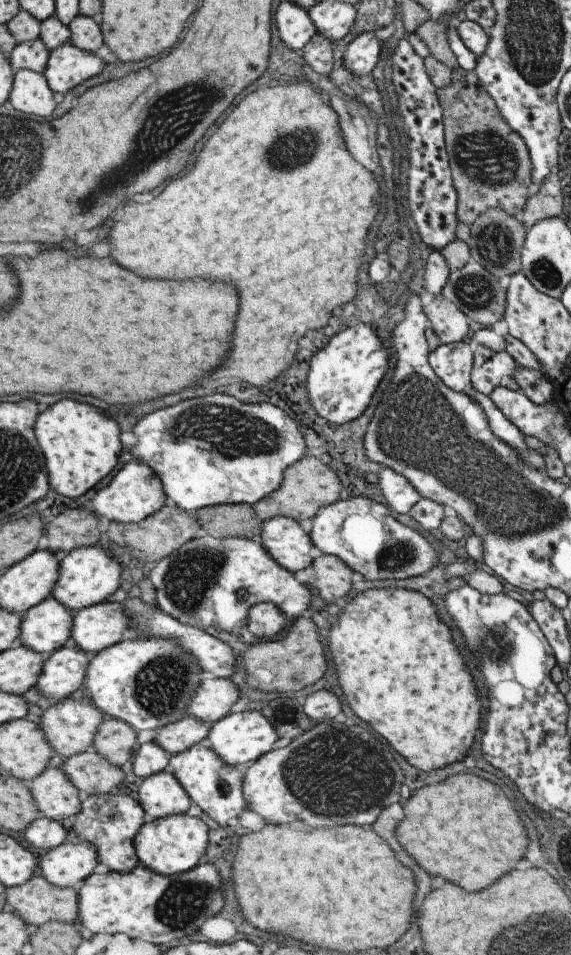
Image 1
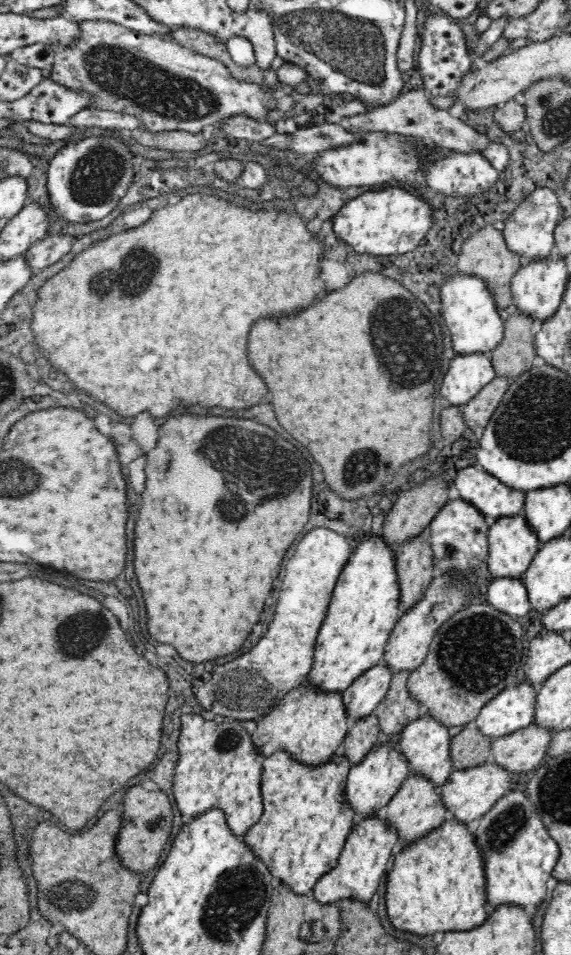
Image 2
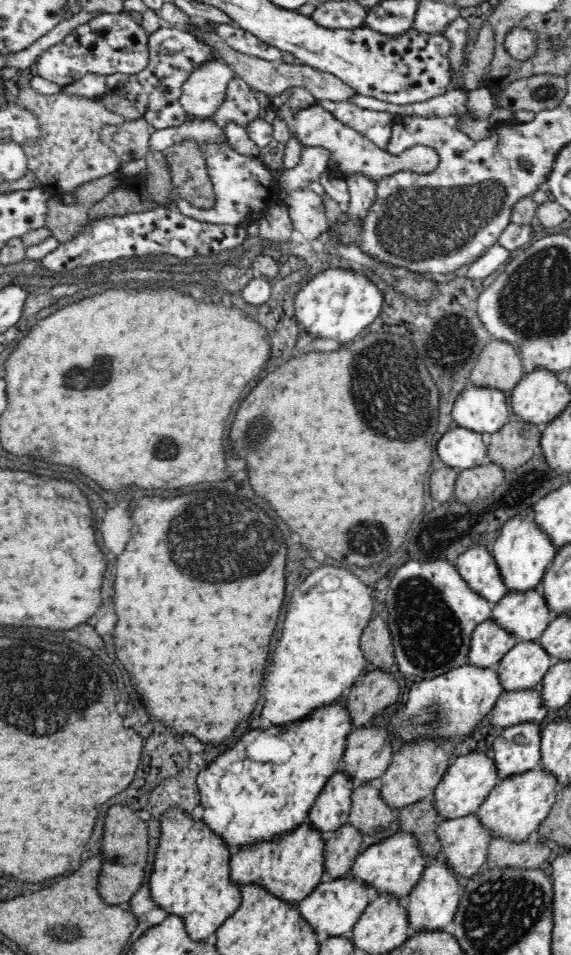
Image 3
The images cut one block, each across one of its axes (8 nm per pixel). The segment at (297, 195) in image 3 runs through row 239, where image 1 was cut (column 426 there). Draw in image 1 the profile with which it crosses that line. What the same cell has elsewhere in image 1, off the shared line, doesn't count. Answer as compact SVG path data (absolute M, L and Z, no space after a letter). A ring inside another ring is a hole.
M435 296L427 306L423 308L431 330L435 332L440 344L461 342L467 336L466 316L441 296Z

